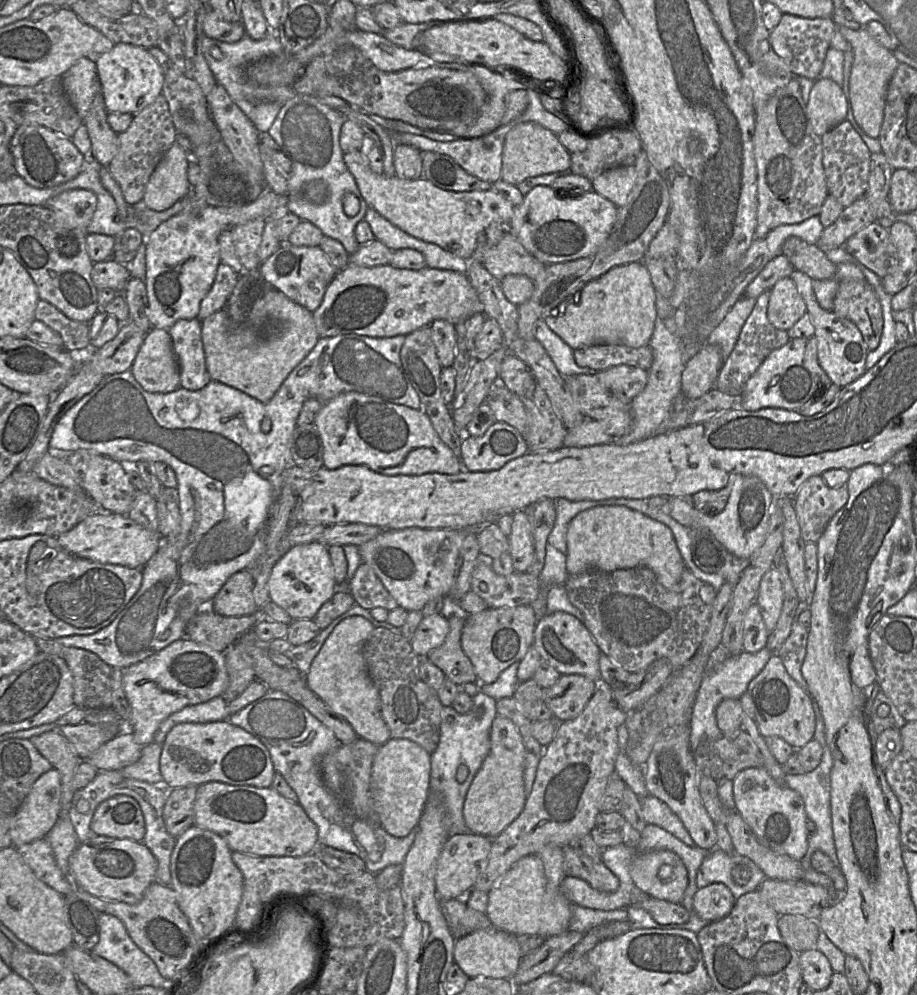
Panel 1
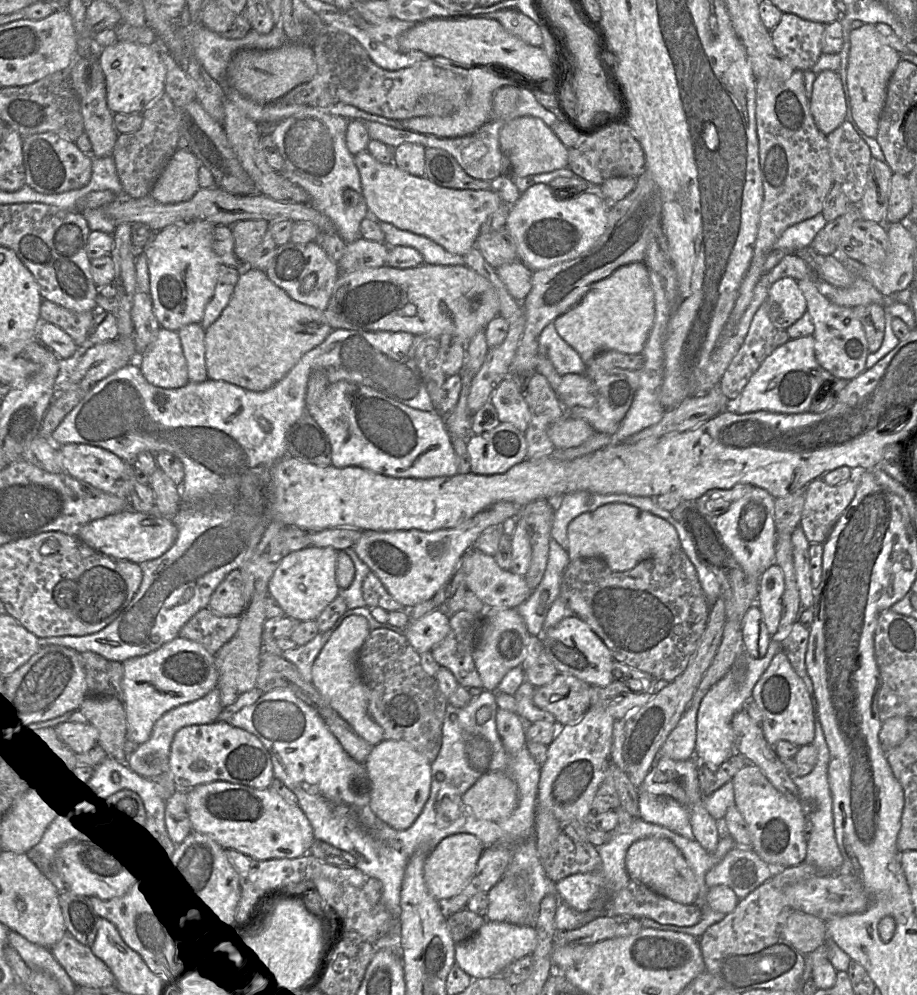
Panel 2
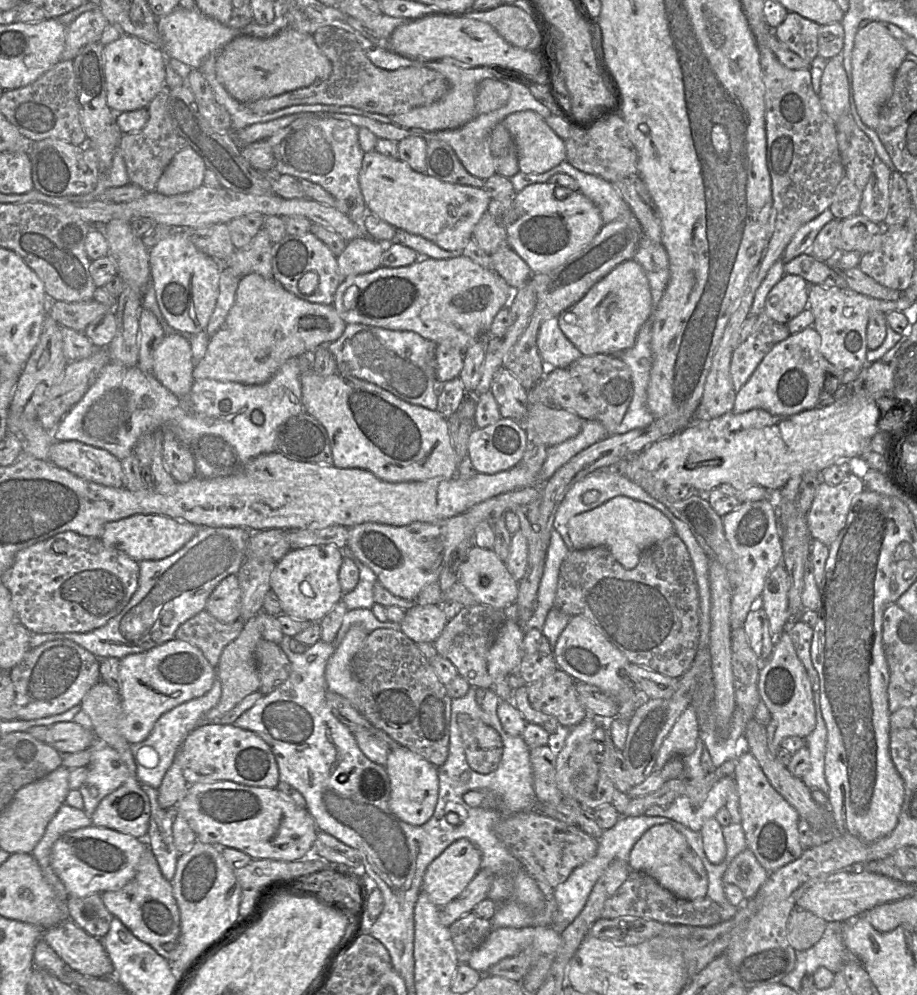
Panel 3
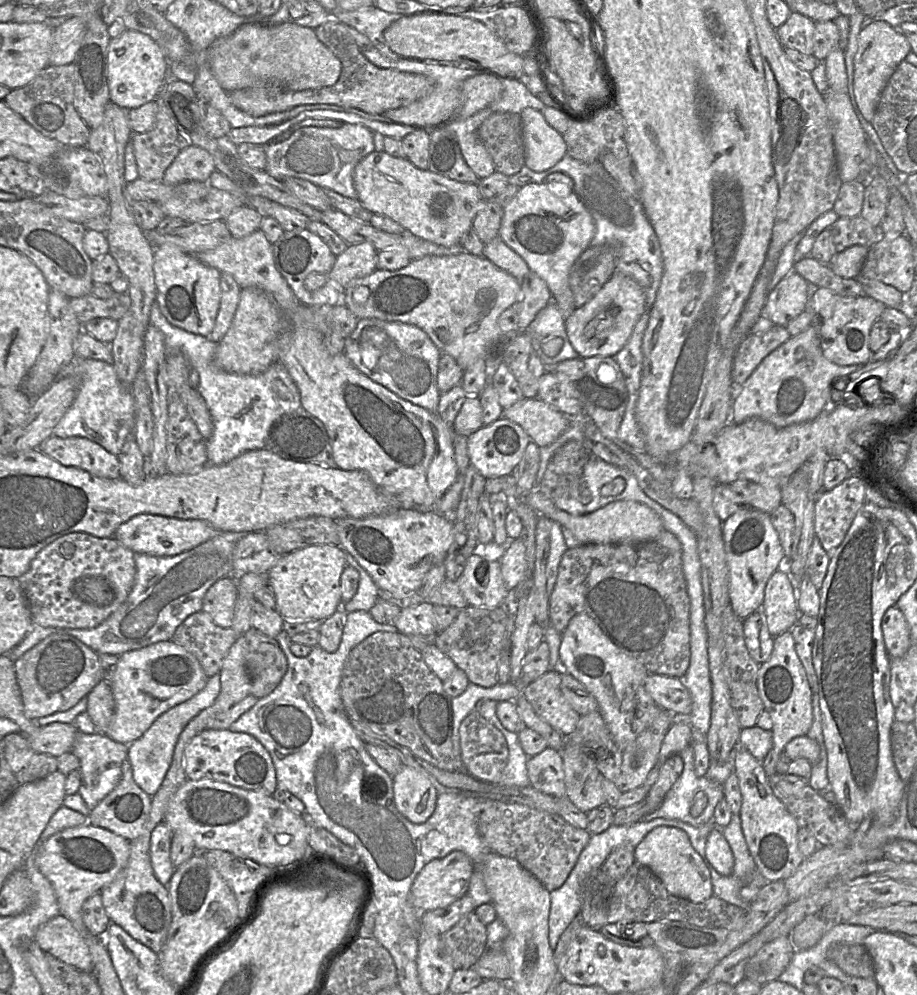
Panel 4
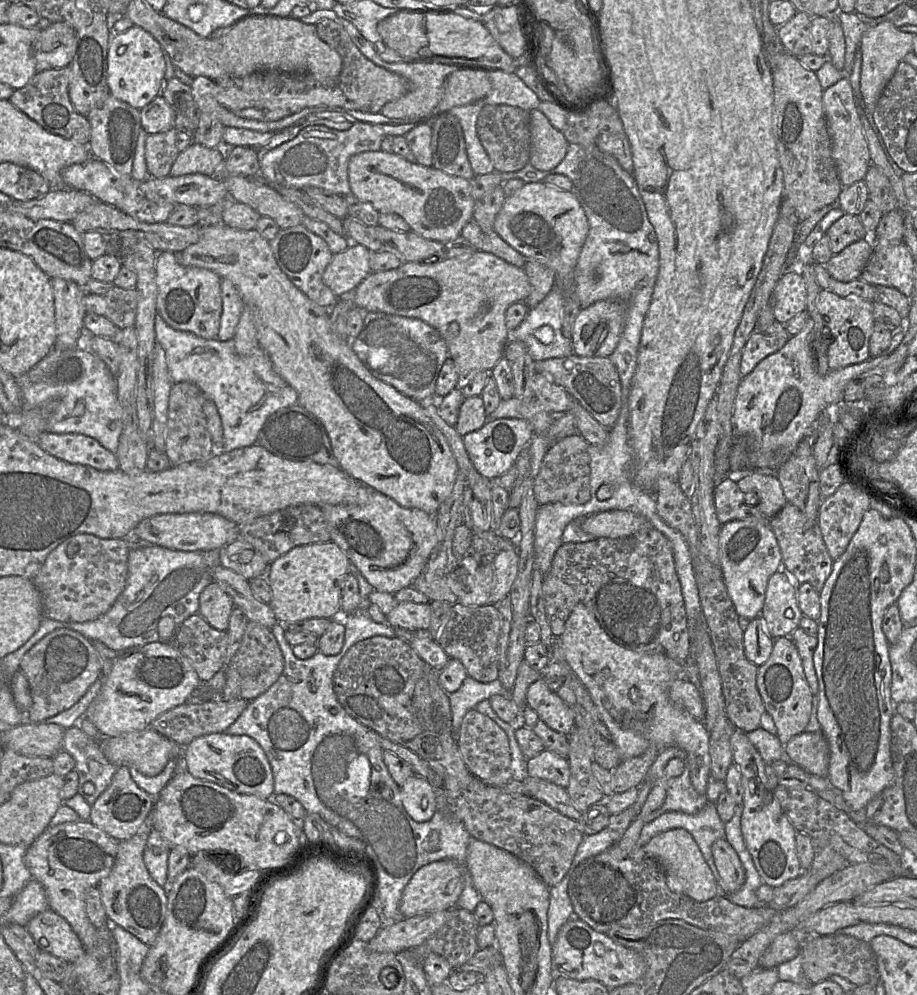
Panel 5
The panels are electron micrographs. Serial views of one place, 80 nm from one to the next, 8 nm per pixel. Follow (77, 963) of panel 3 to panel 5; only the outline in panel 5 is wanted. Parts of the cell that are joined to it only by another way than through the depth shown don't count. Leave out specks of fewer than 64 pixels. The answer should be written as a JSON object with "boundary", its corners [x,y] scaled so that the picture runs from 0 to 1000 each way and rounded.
{"boundary":[[[55,913],[38,920],[28,933],[44,955],[75,968],[81,968],[93,958],[77,930]]]}

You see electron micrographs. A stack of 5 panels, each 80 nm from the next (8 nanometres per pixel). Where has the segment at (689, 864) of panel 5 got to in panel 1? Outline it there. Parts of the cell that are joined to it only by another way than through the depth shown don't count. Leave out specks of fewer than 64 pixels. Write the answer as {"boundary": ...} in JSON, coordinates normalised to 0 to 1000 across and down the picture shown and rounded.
{"boundary":[[[728,854],[696,857],[688,867],[687,879],[696,894],[732,908],[743,909],[750,889],[745,865]]]}

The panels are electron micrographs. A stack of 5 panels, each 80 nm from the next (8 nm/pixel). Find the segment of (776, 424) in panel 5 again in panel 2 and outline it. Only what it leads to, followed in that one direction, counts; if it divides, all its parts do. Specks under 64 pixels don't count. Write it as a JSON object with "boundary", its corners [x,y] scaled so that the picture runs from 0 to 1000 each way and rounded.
{"boundary":[[[882,337],[860,341],[846,350],[819,378],[807,398],[797,403],[795,411],[806,416],[831,412],[855,416],[882,414],[890,395],[894,392],[903,393],[909,381],[915,381],[893,367],[888,356],[888,346],[888,339]]]}

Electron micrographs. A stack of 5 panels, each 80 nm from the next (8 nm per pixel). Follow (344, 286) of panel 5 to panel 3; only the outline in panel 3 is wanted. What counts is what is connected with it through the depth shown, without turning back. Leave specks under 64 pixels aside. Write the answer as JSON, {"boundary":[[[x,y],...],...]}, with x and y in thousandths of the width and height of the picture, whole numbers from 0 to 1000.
{"boundary":[[[403,238],[378,243],[375,252],[368,258],[369,271],[373,280],[402,274],[417,267],[420,247]]]}

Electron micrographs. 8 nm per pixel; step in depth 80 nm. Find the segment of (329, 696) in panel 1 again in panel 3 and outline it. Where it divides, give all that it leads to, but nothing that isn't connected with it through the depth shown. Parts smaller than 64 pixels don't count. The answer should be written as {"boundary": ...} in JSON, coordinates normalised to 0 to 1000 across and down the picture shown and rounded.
{"boundary":[[[385,628],[377,636],[354,673],[358,694],[372,698],[387,709],[389,683],[384,675],[384,662],[394,651],[401,636],[393,628]]]}

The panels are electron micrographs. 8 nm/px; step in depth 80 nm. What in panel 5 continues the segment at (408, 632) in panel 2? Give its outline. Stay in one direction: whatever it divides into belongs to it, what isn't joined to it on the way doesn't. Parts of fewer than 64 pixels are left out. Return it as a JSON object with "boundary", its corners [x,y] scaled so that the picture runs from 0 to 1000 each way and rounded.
{"boundary":[[[434,605],[433,609],[421,619],[427,630],[447,633],[467,633],[470,627],[470,607]]]}

